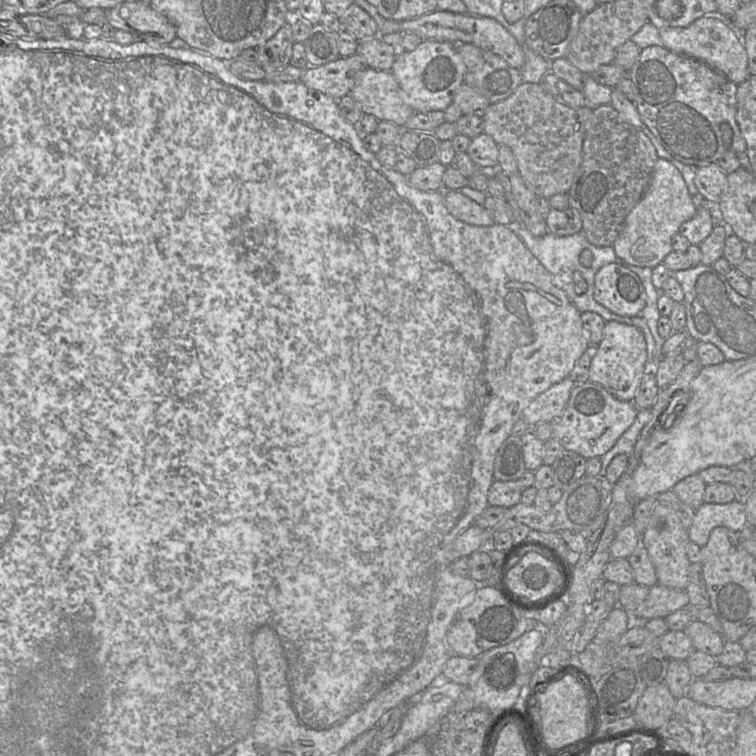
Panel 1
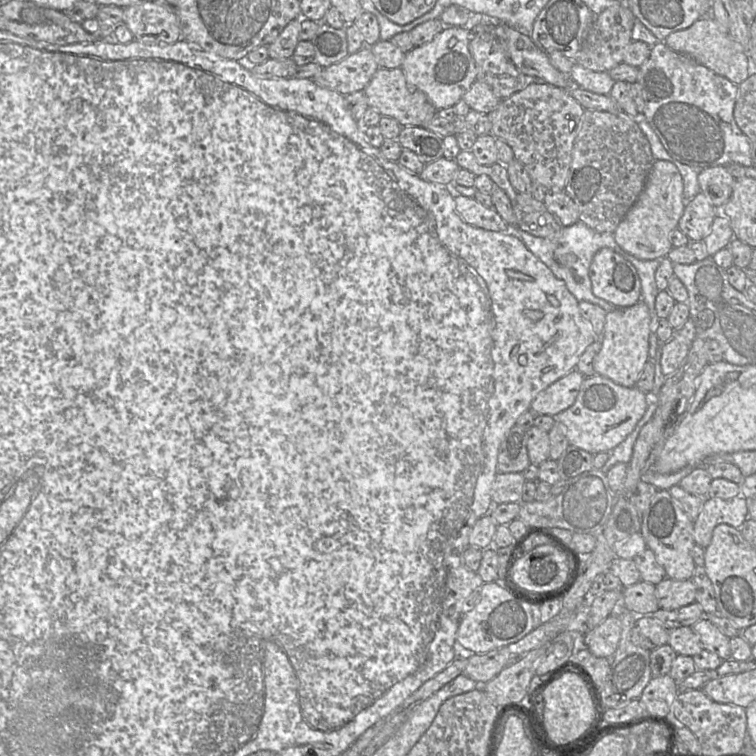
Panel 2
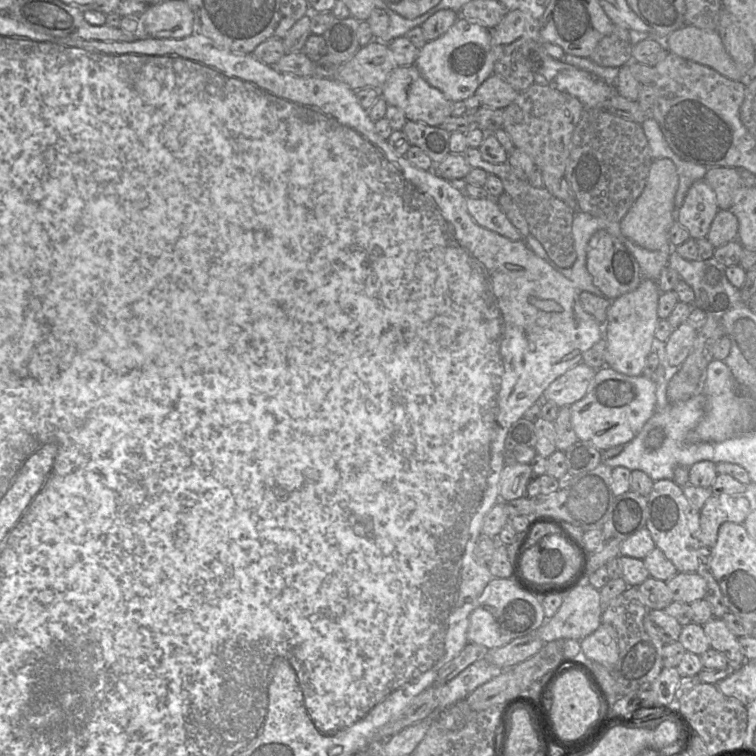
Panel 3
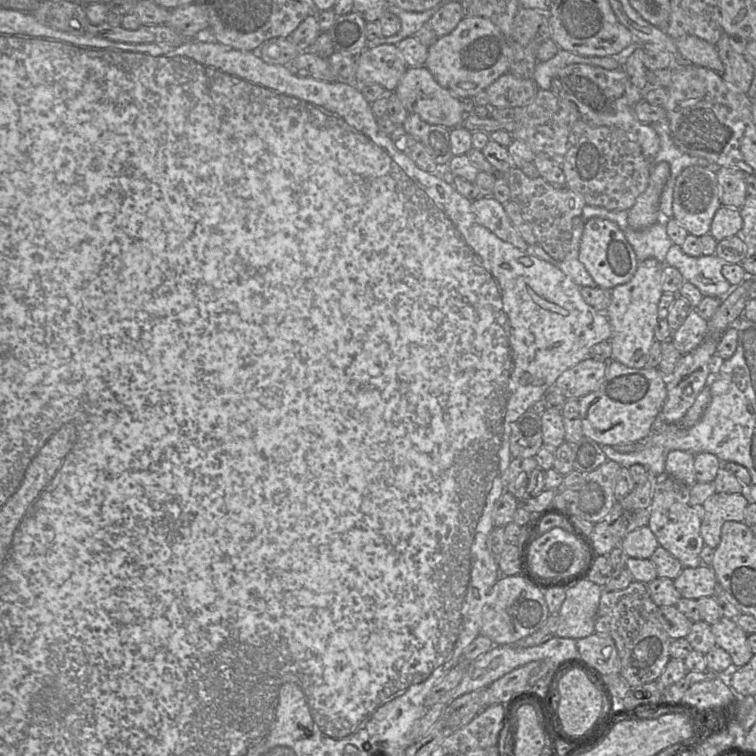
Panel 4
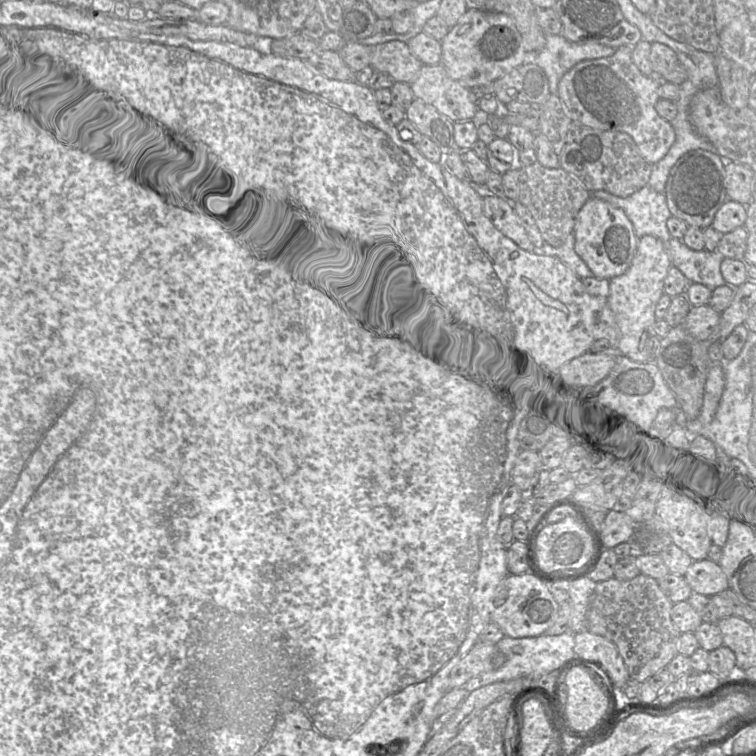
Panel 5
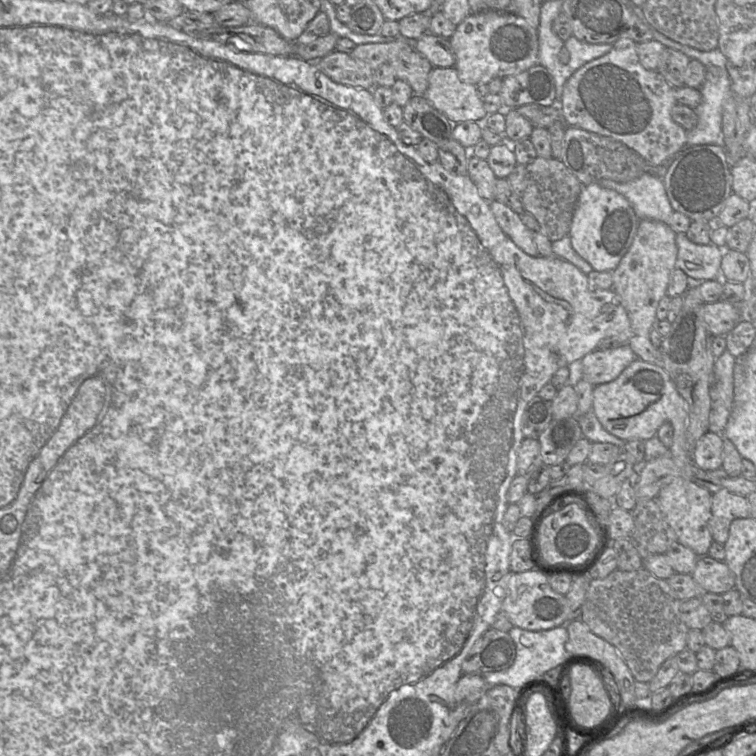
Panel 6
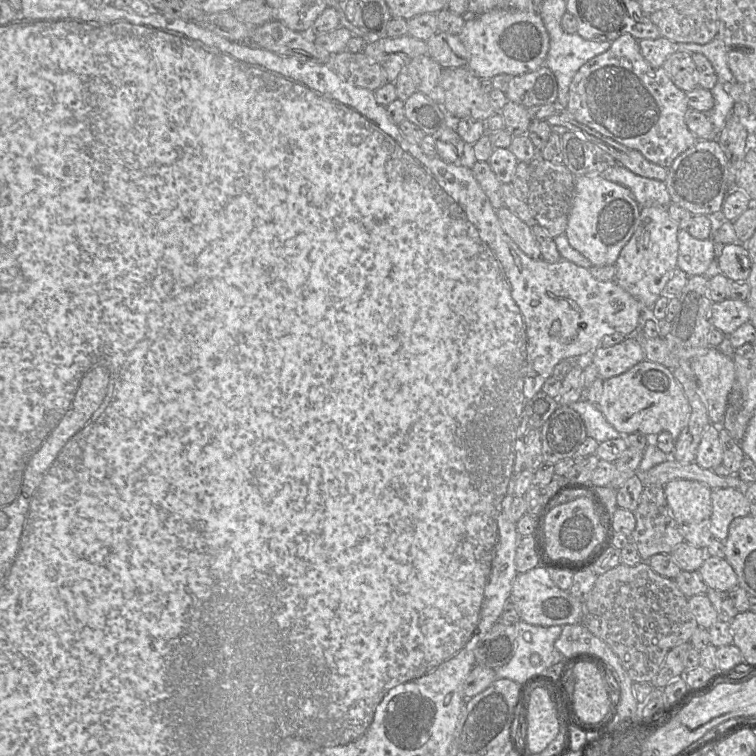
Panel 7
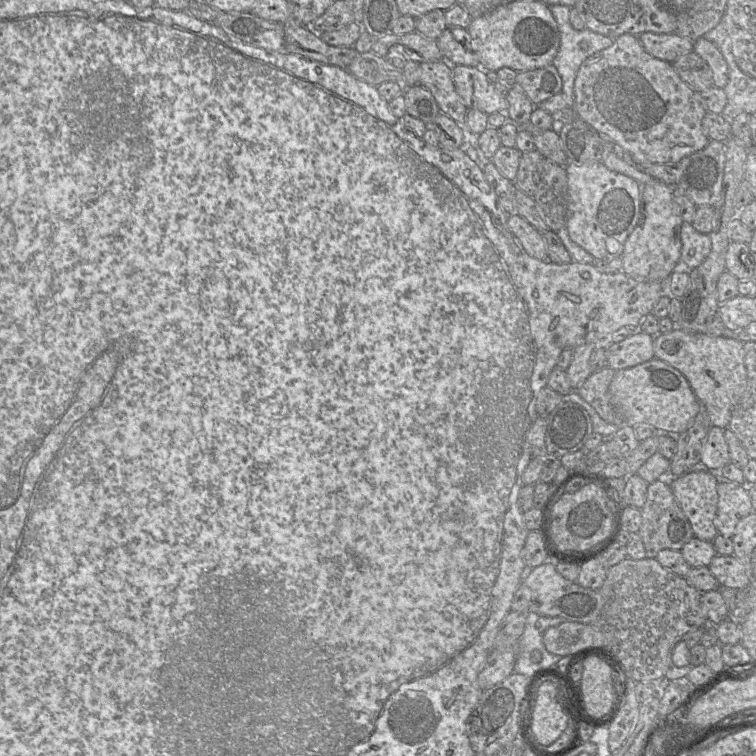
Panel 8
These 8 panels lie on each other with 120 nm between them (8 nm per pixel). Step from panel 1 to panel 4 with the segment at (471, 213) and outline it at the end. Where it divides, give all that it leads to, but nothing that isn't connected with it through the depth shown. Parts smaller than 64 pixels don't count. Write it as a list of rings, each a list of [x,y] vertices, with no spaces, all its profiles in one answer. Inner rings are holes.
[[[479,197],[472,201],[472,211],[477,221],[502,241],[526,251],[528,244],[516,230],[501,204],[493,197]]]

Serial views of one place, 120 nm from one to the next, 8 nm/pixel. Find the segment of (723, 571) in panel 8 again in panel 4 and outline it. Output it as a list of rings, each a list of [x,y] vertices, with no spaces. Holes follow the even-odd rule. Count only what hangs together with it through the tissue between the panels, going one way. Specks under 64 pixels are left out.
[[[705,564],[696,568],[683,568],[673,582],[682,598],[694,600],[713,597],[718,584],[713,568]]]

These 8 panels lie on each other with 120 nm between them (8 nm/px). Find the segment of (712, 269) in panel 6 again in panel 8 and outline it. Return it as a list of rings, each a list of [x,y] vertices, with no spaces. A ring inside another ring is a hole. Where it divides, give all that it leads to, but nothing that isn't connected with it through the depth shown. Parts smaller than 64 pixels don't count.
[[[691,223],[681,226],[681,257],[689,269],[698,267],[711,251],[711,239],[708,234],[698,232]]]

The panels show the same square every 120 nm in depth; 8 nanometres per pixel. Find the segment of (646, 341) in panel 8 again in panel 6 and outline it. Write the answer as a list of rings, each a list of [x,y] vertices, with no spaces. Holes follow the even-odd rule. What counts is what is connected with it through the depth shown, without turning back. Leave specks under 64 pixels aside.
[[[628,343],[613,349],[592,351],[581,360],[583,379],[594,386],[611,382],[636,359]]]

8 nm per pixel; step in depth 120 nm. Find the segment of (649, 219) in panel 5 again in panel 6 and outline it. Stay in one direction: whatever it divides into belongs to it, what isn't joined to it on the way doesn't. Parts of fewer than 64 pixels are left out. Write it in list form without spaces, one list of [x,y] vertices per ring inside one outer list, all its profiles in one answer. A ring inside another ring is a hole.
[[[645,173],[639,178],[624,183],[610,179],[601,179],[598,183],[603,188],[613,189],[623,195],[639,220],[653,219],[667,223],[674,212],[663,179],[655,173]]]

